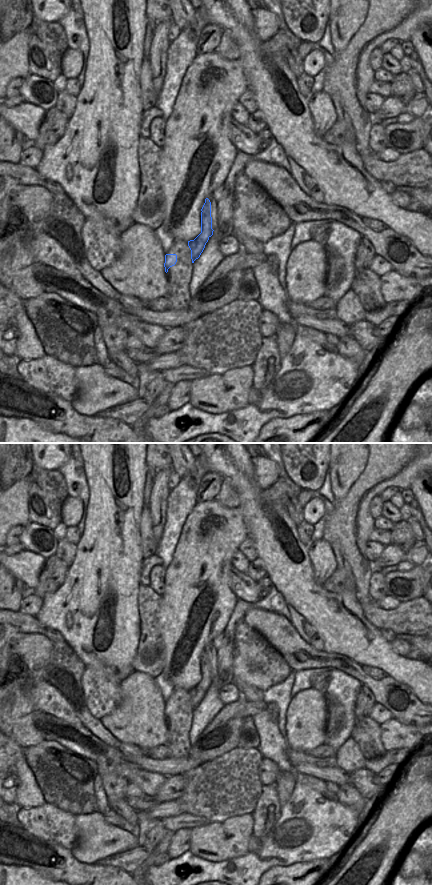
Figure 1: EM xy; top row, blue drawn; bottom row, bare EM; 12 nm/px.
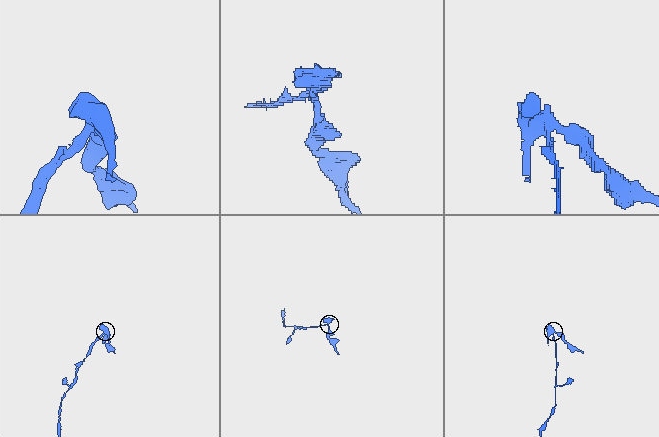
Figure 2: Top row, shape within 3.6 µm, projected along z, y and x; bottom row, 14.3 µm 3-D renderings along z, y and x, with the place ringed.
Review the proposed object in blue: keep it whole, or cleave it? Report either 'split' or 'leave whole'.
split

